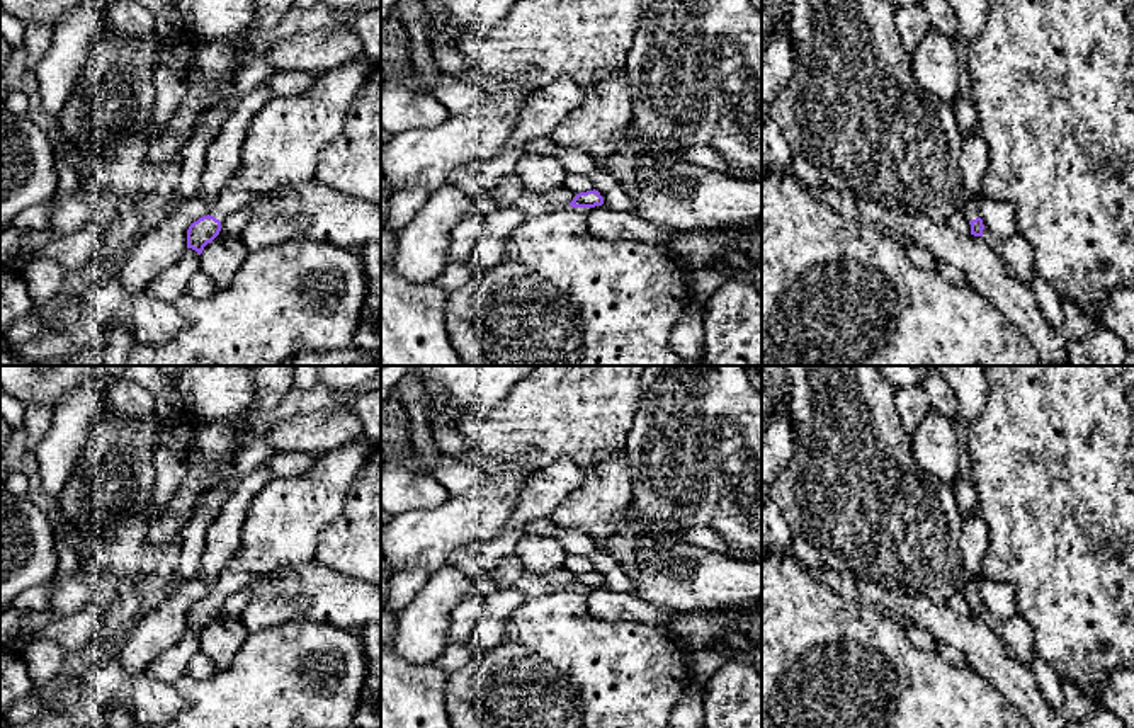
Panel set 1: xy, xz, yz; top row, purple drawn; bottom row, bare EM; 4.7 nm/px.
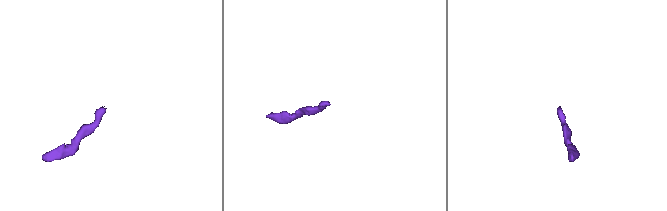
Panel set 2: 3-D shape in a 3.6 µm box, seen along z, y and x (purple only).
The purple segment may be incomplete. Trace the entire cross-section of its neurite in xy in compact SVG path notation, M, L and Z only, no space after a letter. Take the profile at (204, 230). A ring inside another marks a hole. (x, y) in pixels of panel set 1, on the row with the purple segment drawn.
M364 53L335 70L316 73L309 90L269 100L252 119L241 165L207 216L187 230L187 248L199 255L221 223L252 201L315 179L318 155L340 133L347 111L377 63Z

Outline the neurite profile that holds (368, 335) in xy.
M381 243L357 248L364 260L367 296L364 299L354 345L381 355Z

